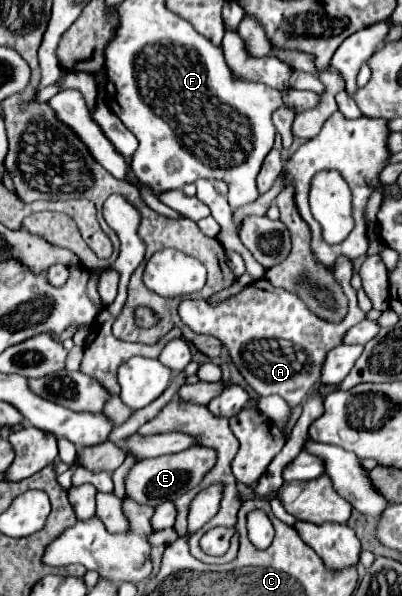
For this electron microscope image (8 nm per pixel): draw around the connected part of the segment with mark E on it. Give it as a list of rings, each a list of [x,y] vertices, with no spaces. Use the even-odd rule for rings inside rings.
[[[192,446],[182,452],[158,456],[152,460],[140,460],[128,470],[128,474],[124,478],[126,498],[130,498],[142,506],[152,506],[152,508],[162,502],[176,500],[180,494],[196,488],[214,462],[216,462],[216,452],[212,452],[210,448],[200,448],[200,446]]]

